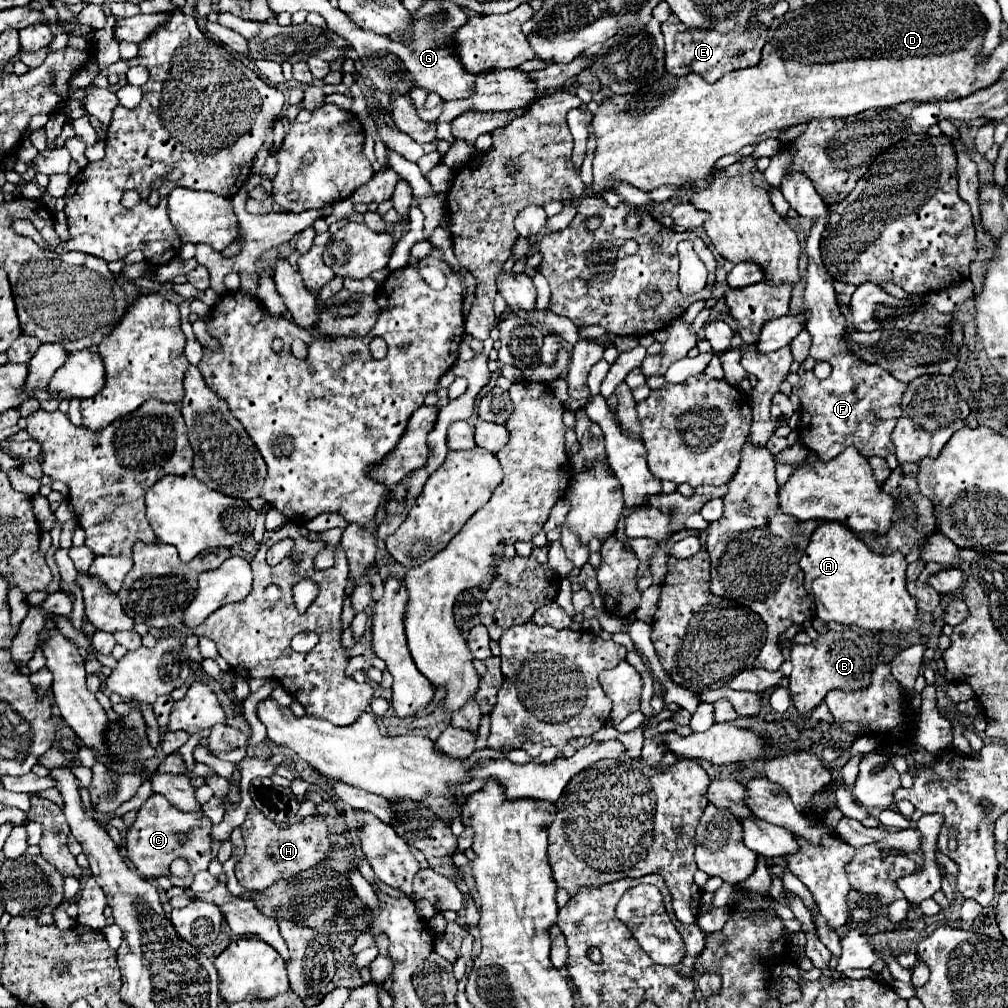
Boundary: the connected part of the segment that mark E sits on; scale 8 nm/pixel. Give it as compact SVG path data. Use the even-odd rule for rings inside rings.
M756 9L750 13L750 19L748 19L746 25L736 23L736 27L732 31L720 33L714 27L708 27L708 29L686 27L672 13L662 23L662 35L666 39L666 71L676 75L676 77L682 77L682 75L688 75L688 73L696 73L704 81L714 83L720 77L724 77L726 73L758 65L760 63L760 55L762 55L762 47L764 47L764 41L766 41L768 27L764 27L764 25L752 27L754 21L756 21Z

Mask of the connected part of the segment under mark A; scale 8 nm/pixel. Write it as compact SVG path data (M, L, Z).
M822 521L812 537L810 543L800 559L800 567L804 571L804 587L808 595L816 602L816 617L824 621L836 621L840 625L858 625L862 629L898 629L898 631L912 631L918 627L918 609L916 601L906 591L906 559L900 551L890 555L874 553L868 545L856 537L844 523L838 521Z

